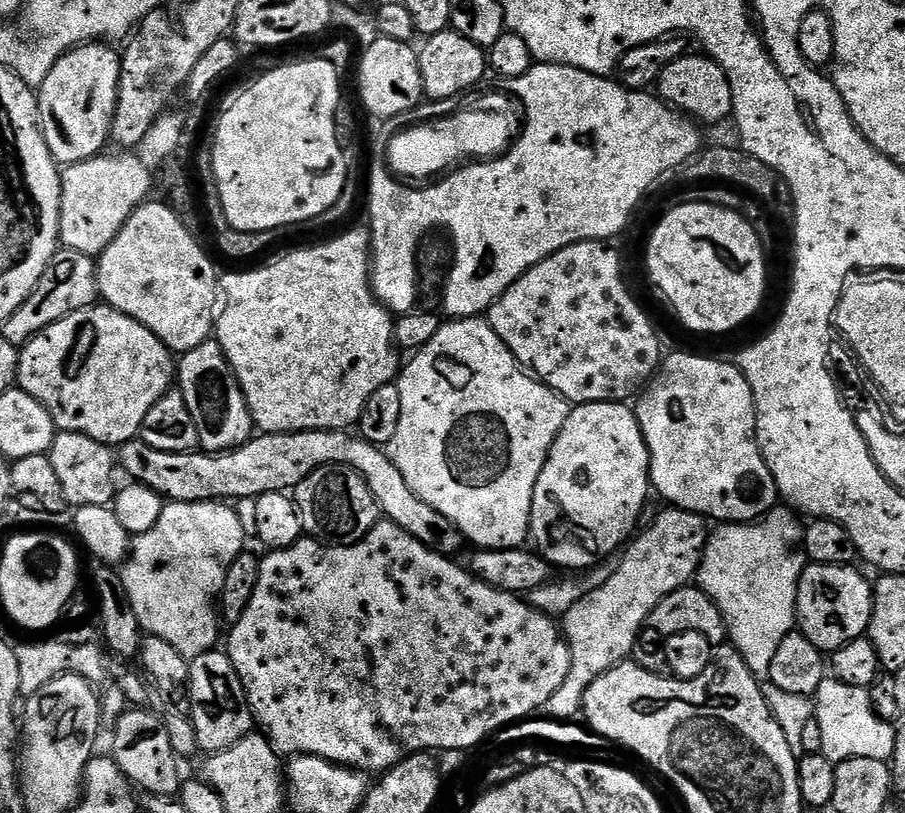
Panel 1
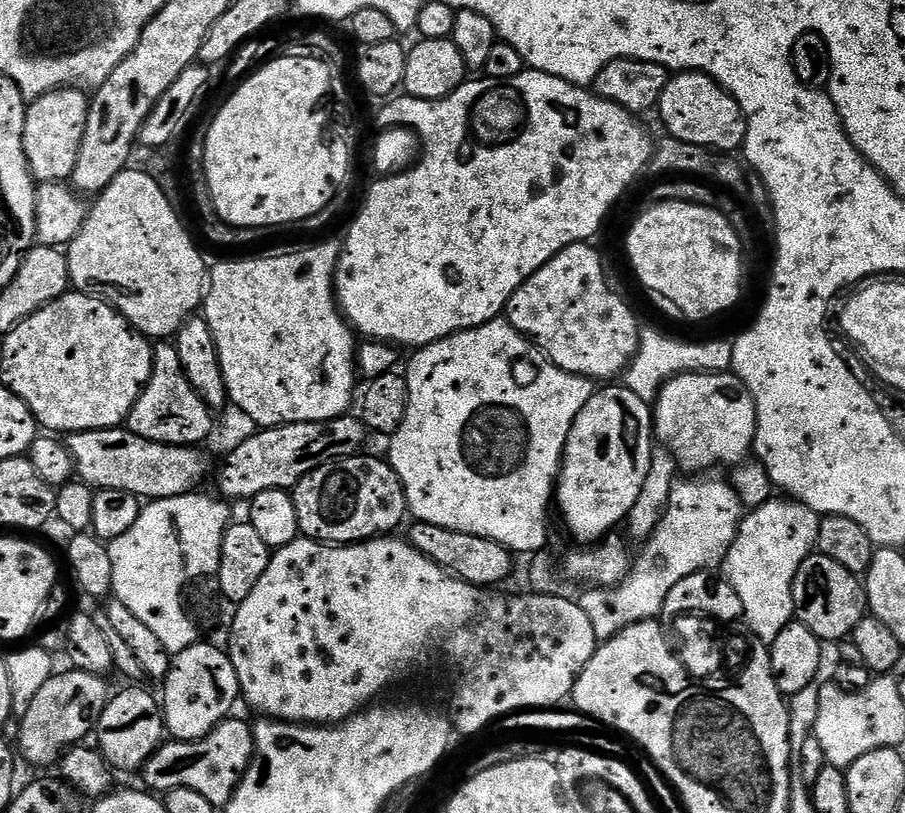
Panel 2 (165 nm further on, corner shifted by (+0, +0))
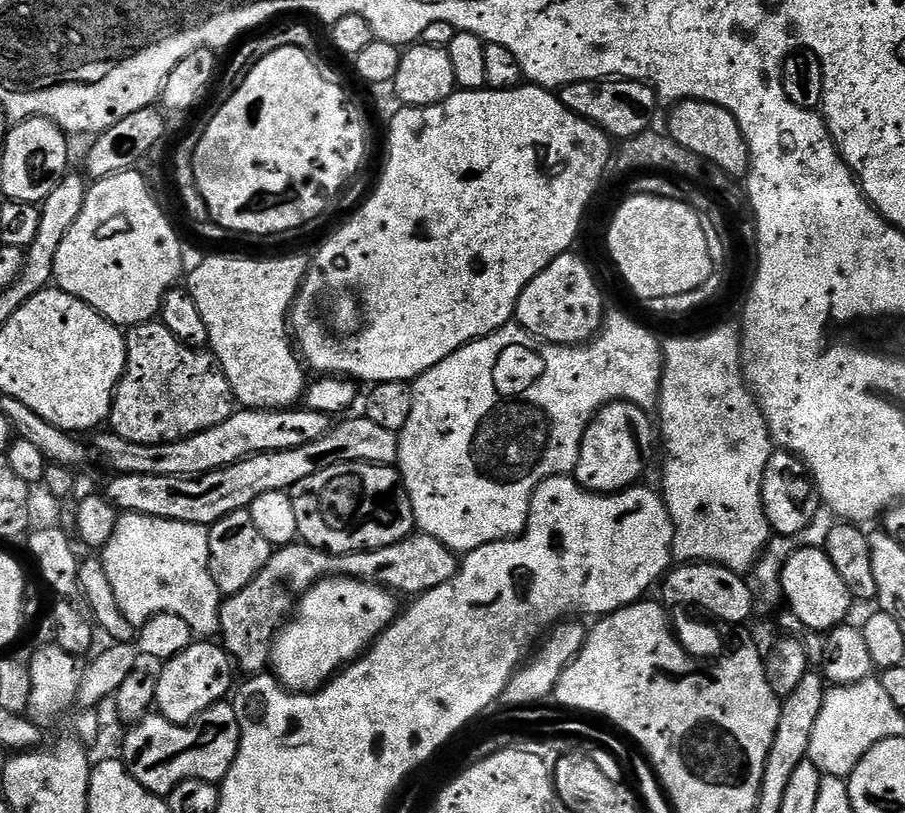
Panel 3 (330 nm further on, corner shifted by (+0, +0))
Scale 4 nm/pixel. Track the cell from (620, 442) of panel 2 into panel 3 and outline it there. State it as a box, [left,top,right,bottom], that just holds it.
[574,400,654,494]

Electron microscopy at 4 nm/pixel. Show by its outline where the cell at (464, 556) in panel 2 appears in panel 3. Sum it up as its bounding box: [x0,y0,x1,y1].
[218,534,458,674]

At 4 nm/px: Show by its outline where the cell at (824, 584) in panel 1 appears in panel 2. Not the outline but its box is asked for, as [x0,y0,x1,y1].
[792,554,866,642]

